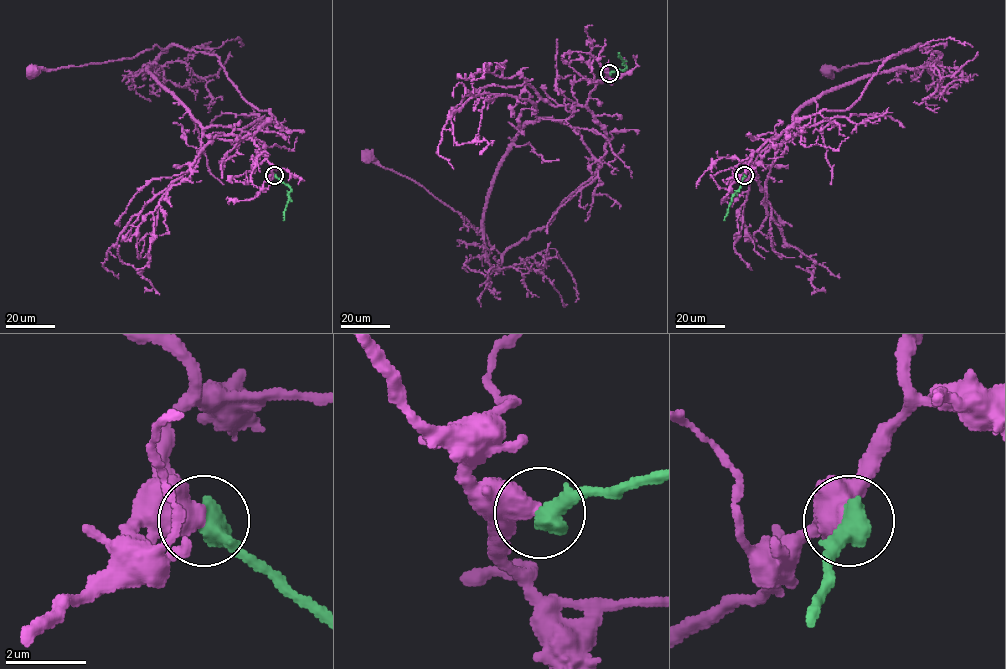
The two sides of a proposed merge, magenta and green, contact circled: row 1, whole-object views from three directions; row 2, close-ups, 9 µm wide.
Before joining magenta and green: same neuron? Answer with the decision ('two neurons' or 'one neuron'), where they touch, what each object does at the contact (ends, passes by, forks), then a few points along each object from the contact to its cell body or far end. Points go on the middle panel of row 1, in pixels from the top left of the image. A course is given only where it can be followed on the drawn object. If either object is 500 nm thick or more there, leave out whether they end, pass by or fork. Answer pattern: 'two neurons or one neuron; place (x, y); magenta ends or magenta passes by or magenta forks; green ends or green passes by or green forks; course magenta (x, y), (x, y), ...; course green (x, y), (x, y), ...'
two neurons; place (609, 73); course magenta (609, 73), (586, 105), (606, 136), (597, 170), (547, 226), (501, 254), (459, 213), (368, 156); course green (609, 73), (626, 68), (618, 53)

